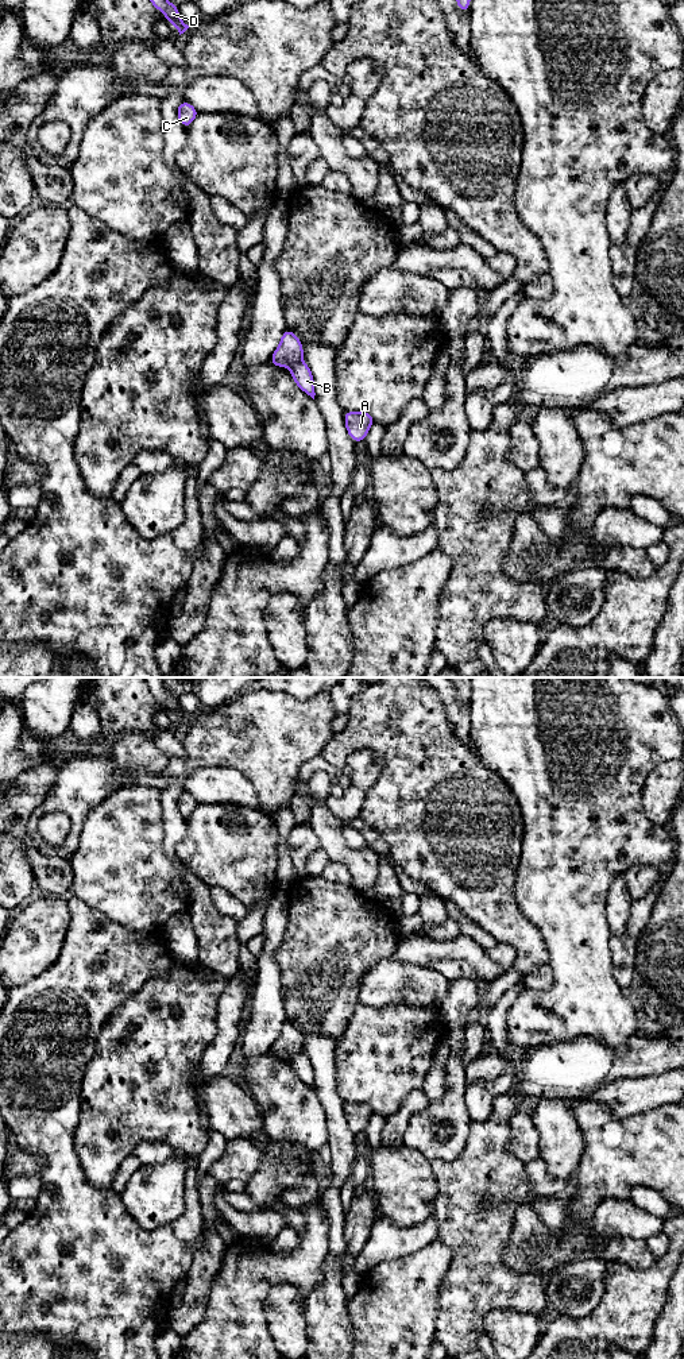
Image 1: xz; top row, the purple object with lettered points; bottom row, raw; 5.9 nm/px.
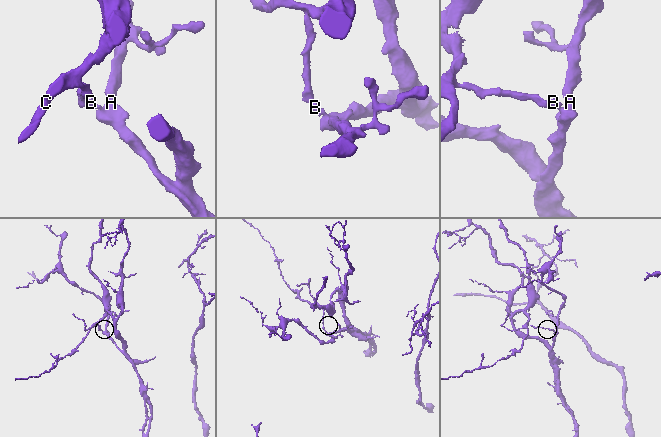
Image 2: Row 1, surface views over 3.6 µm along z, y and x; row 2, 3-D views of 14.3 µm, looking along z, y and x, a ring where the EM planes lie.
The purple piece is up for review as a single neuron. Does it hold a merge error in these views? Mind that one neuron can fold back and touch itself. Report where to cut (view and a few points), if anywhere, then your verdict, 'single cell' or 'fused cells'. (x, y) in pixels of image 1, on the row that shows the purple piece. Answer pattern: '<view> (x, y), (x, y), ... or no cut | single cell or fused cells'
xz (301, 359), (292, 367) | fused cells

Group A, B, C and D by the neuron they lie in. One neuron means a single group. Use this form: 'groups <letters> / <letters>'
groups A B / C D

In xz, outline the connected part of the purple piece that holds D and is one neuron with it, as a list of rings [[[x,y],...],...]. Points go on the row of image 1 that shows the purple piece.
[[[150,0],[151,4],[163,12],[165,18],[173,23],[177,31],[183,34],[190,26],[185,24],[179,16],[178,7],[173,5],[169,0]]]

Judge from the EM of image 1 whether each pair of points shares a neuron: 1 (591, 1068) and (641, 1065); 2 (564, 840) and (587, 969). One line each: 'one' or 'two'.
1: one
2: one

